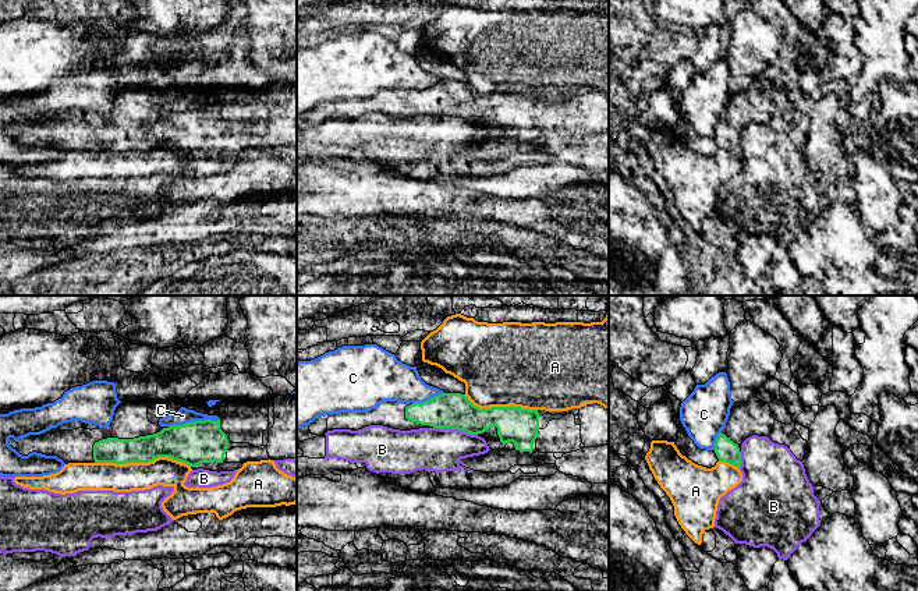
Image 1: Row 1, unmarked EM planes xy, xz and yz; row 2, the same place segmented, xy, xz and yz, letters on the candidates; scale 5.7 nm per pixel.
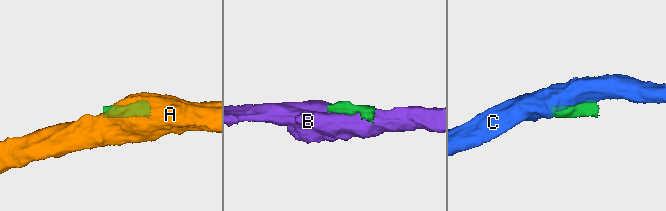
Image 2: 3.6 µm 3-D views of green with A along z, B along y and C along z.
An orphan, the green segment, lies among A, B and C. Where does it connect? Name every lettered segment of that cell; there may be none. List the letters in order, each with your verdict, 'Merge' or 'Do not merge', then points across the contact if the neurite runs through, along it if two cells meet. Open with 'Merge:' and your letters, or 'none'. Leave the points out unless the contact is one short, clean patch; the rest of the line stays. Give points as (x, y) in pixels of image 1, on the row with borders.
Merge: none
A: Do not merge
B: Do not merge
C: Do not merge

